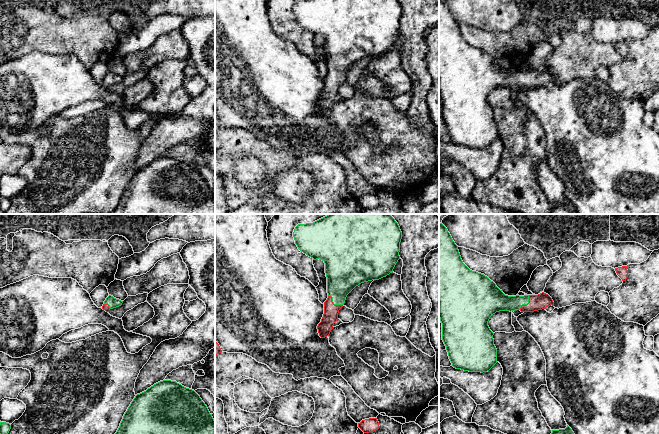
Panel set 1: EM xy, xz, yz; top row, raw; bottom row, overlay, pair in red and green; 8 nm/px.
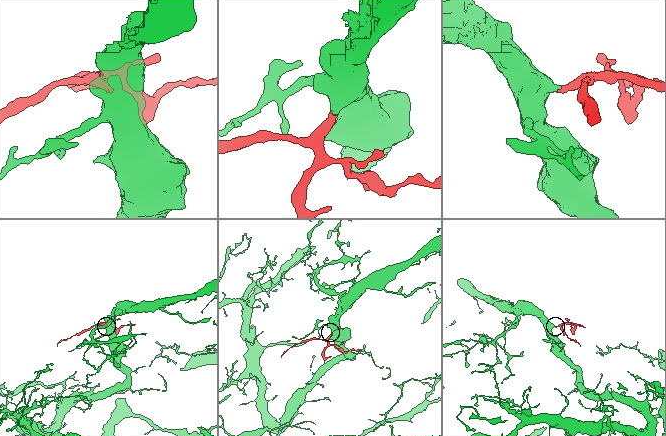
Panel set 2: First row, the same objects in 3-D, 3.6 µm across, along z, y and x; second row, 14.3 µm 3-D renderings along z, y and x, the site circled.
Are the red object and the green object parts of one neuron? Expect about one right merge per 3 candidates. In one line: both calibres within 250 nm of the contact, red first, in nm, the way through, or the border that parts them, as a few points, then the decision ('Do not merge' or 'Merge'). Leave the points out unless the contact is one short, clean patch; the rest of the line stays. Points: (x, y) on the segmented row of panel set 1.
Thickness 120 nm (red) against 280 nm. Path across: xz (330, 316), (332, 303), (336, 299), (343, 274). Merge

